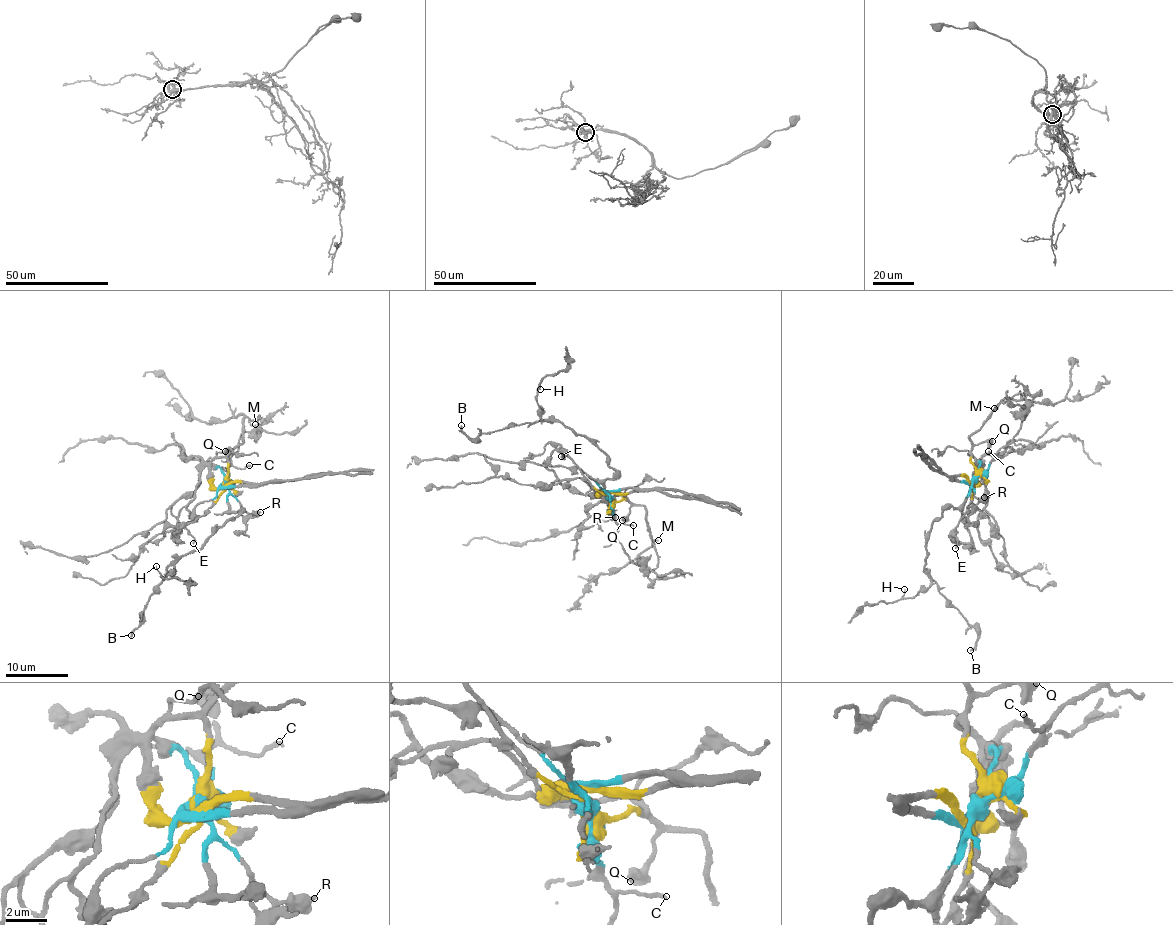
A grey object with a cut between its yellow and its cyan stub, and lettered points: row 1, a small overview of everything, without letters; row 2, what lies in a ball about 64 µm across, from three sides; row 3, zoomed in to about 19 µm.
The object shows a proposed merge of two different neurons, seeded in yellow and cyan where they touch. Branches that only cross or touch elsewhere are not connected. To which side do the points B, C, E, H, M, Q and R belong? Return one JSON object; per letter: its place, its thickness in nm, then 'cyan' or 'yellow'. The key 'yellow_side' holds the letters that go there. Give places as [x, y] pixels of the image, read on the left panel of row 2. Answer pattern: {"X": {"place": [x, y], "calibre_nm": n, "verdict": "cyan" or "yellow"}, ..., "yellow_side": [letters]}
{"B": {"place": [131, 635], "calibre_nm": 170, "verdict": "cyan"}, "C": {"place": [249, 465], "calibre_nm": 180, "verdict": "cyan"}, "E": {"place": [193, 543], "calibre_nm": 140, "verdict": "yellow"}, "H": {"place": [156, 566], "calibre_nm": 110, "verdict": "cyan"}, "M": {"place": [255, 424], "calibre_nm": 100, "verdict": "yellow"}, "Q": {"place": [225, 451], "calibre_nm": 440, "verdict": "yellow"}, "R": {"place": [260, 512], "calibre_nm": 550, "verdict": "cyan"}, "yellow_side": ["E", "M", "Q"]}

